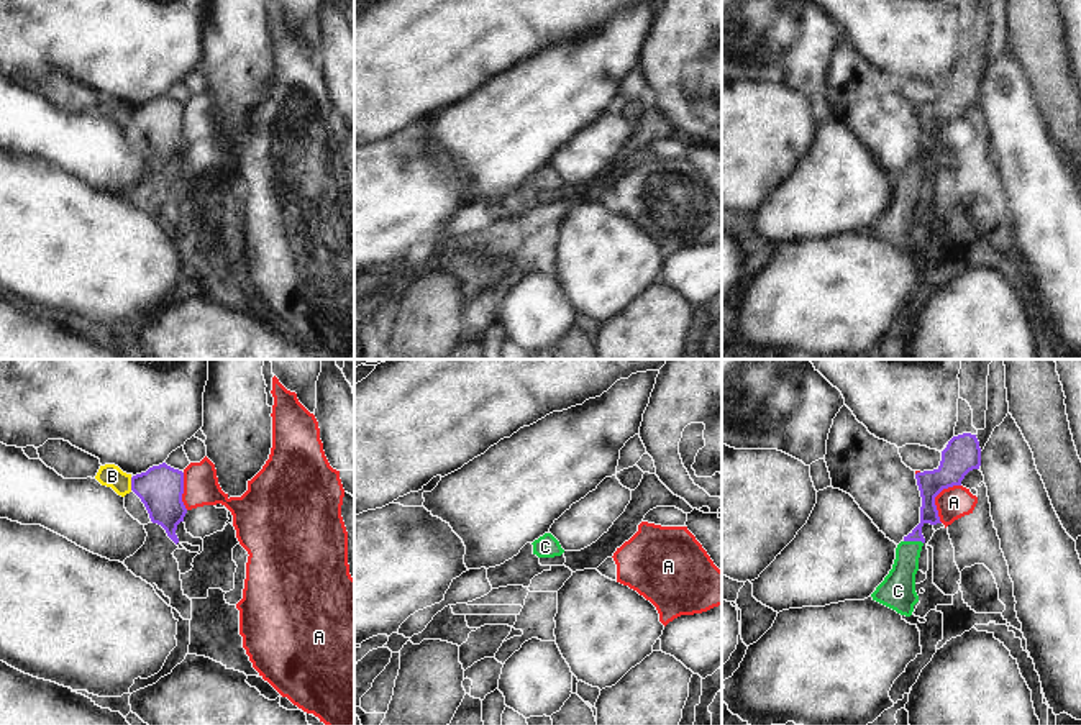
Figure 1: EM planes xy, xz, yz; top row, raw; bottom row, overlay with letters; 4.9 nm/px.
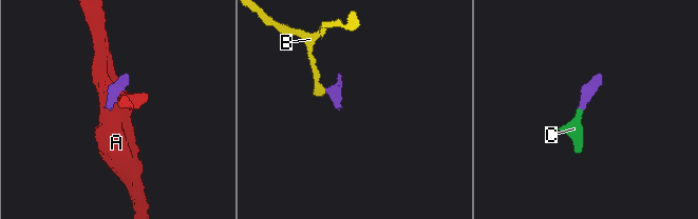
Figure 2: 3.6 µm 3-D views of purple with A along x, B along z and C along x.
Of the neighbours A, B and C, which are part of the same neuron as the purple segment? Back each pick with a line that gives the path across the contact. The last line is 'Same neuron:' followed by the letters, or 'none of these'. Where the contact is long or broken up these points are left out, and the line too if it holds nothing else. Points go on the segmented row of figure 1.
C: Path across: yz (929, 514), (917, 528), (914, 540), (898, 588)
Same neuron: C

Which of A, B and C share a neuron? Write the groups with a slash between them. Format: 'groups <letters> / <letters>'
groups A / B / C

